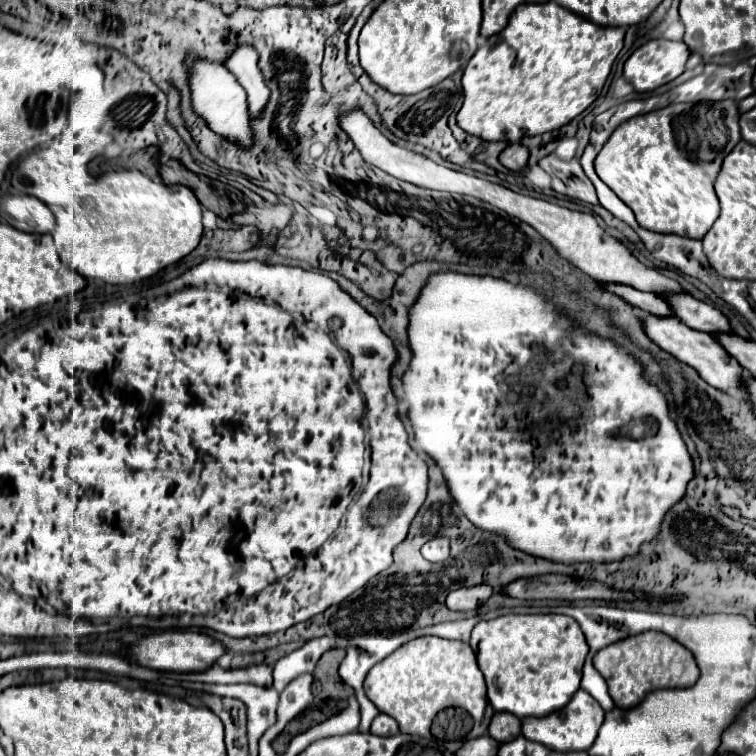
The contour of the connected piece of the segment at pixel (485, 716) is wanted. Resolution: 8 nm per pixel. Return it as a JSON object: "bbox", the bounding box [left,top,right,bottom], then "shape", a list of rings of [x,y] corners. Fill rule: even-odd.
{"bbox":[365,636,493,752],"shape":[[[437,636],[415,638],[397,648],[397,652],[389,654],[385,660],[381,660],[365,678],[365,694],[379,708],[379,712],[389,714],[397,720],[399,732],[435,738],[443,742],[449,752],[457,752],[465,740],[485,734],[493,716],[493,708],[485,694],[485,680],[471,646],[465,642],[445,640]]]}

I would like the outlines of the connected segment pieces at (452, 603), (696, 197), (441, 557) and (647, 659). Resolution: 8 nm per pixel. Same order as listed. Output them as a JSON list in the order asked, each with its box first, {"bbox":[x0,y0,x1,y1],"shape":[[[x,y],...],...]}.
[{"bbox":[447,584,493,610],"shape":[[[489,584],[479,586],[463,586],[447,596],[447,608],[449,610],[475,610],[479,604],[483,604],[493,594],[493,588]]]},{"bbox":[595,100,739,240],"shape":[[[735,100],[669,104],[667,108],[635,116],[621,124],[597,154],[595,172],[635,212],[637,222],[643,228],[653,232],[685,234],[701,240],[719,216],[719,200],[713,184],[721,162],[739,140],[739,108]]]},{"bbox":[421,538,449,564],"shape":[[[433,538],[421,548],[421,554],[425,560],[429,560],[433,564],[445,562],[449,558],[449,540],[447,538]]]},{"bbox":[593,632,699,708],"shape":[[[645,632],[613,642],[611,646],[605,646],[593,656],[593,664],[597,672],[605,678],[609,694],[617,708],[637,706],[651,690],[689,688],[699,678],[699,668],[693,654],[663,632]]]}]

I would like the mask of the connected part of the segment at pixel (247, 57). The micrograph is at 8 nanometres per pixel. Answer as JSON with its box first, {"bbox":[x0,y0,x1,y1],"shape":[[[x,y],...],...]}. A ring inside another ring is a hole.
{"bbox":[225,46,269,116],"shape":[[[239,46],[231,58],[225,62],[237,82],[245,88],[249,100],[249,116],[257,116],[269,100],[269,88],[263,82],[263,74],[257,66],[257,52],[253,46]]]}

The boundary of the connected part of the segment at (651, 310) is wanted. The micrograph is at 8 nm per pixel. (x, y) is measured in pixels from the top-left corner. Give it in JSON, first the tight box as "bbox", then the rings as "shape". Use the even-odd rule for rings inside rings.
{"bbox":[603,284,673,318],"shape":[[[603,284],[603,288],[625,298],[631,306],[637,306],[645,314],[653,314],[653,316],[661,316],[661,318],[673,316],[673,308],[669,308],[669,304],[665,300],[661,300],[657,294],[639,292],[631,286],[621,286],[621,284]]]}

